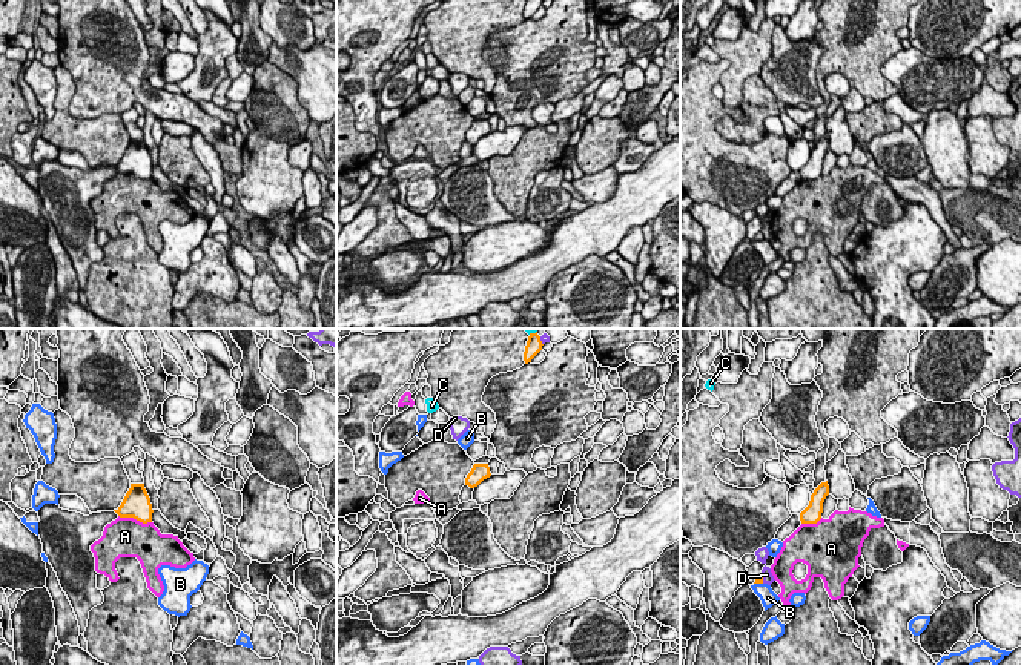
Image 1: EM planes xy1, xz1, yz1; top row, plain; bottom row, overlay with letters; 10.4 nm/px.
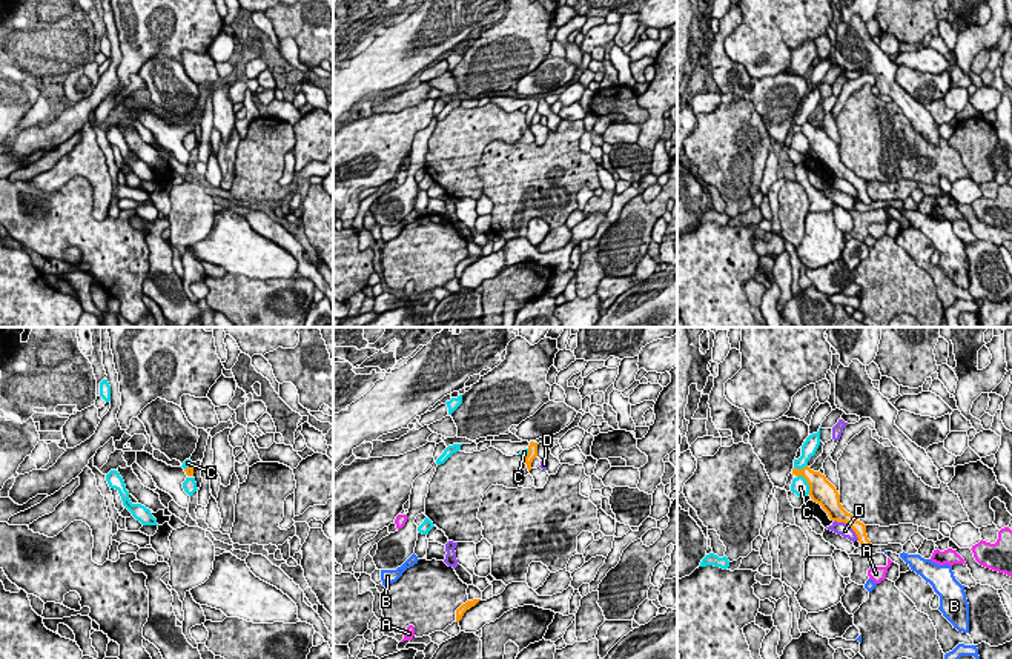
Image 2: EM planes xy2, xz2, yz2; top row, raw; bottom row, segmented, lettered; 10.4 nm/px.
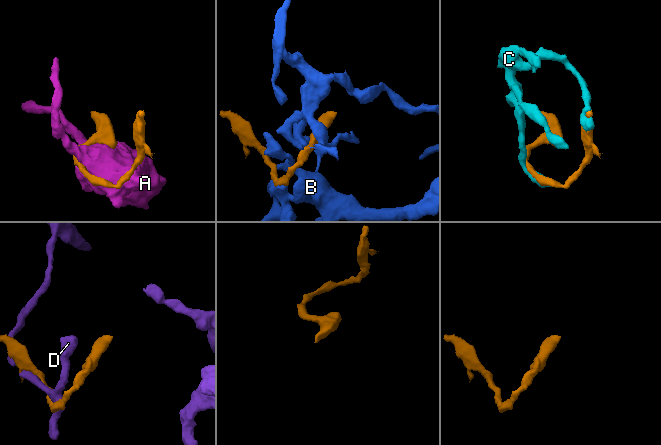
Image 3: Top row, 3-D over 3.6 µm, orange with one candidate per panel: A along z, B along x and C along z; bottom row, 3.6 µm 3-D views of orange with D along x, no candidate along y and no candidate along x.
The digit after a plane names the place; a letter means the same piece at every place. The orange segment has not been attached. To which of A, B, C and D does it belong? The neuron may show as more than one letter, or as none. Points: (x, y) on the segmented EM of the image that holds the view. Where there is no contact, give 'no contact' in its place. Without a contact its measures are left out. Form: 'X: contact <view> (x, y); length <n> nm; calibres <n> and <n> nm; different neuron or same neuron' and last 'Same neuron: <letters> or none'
A: contact xy1 (135, 518); length 360 nm; calibres 280 and 420 nm; different neuron
B: contact yz1 (759, 582); length 100 nm; calibres 70 and 170 nm; different neuron
C: contact yz2 (806, 481); length 240 nm; calibres 260 and 180 nm; different neuron
D: contact yz2 (848, 524); length 340 nm; calibres 190 and 140 nm; different neuron
Same neuron: none

